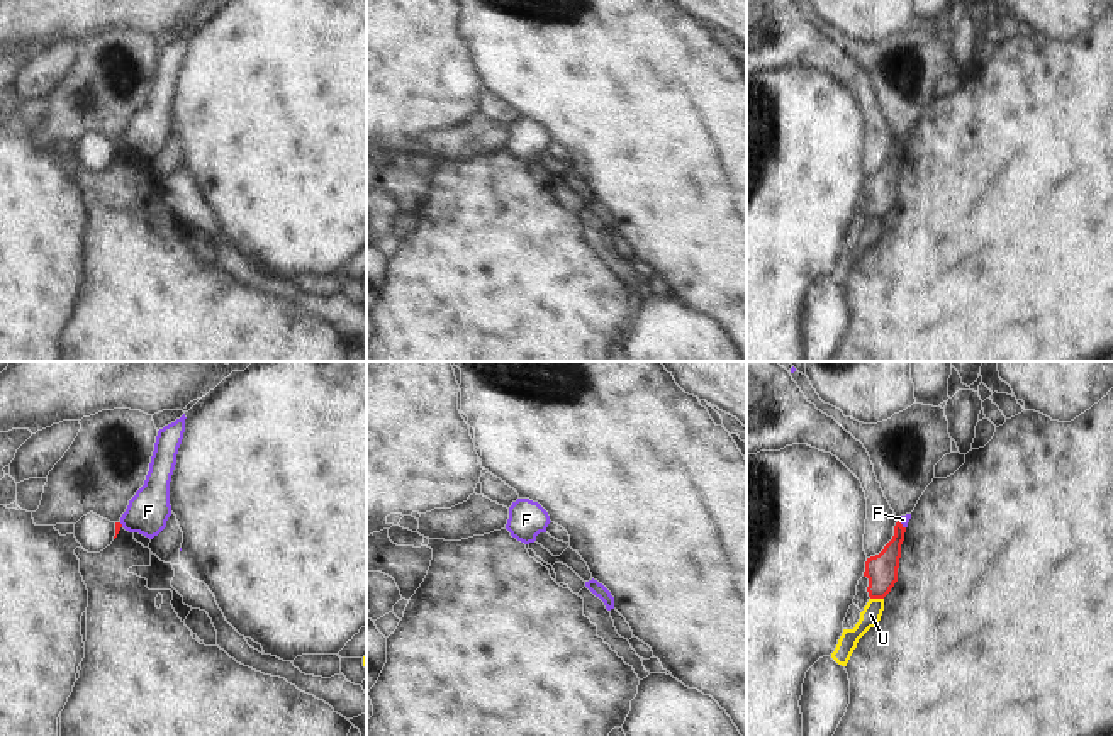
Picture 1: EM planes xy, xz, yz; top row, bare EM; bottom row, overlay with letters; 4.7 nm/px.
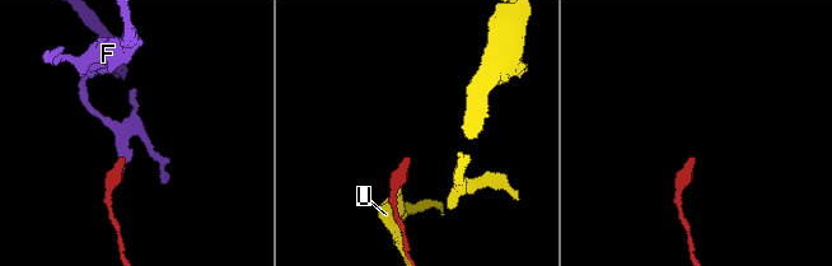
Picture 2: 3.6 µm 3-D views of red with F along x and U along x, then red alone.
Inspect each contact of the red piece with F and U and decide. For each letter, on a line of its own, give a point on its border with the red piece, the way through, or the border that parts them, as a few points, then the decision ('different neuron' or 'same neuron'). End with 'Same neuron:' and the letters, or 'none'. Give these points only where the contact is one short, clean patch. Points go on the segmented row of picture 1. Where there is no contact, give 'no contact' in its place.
F: meets red in yz at (901, 524); border along yz (898, 519), (905, 528); different neuron
U: meets red in yz at (878, 597); different neuron
Same neuron: none

